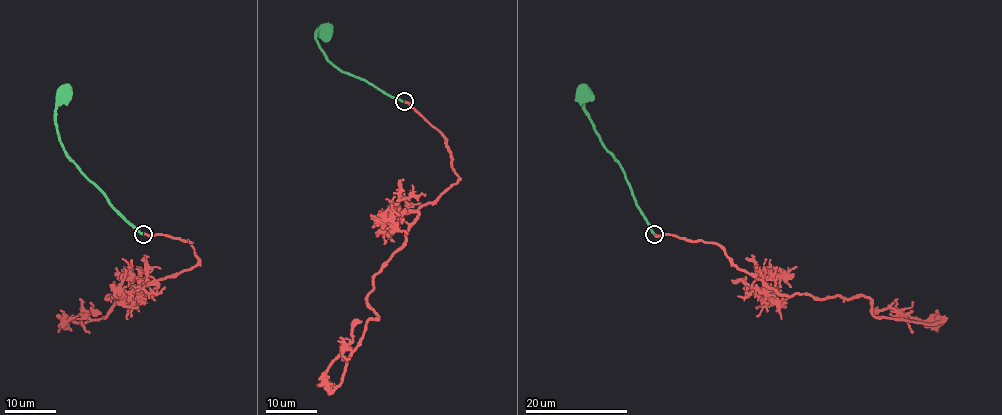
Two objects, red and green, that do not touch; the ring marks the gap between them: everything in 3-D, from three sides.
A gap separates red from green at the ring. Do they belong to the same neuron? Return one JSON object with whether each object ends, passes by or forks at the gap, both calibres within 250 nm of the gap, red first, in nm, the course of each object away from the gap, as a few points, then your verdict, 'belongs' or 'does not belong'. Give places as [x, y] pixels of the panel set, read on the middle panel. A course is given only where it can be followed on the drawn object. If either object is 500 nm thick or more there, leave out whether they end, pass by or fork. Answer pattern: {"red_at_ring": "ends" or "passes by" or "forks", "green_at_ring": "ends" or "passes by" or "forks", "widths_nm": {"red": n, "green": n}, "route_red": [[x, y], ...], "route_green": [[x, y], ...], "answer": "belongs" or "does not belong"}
{"red_at_ring": "ends", "green_at_ring": "ends", "widths_nm": {"red": 260, "green": 220}, "route_red": [[404, 101], [442, 134], [458, 179], [420, 208], [404, 243], [374, 277], [367, 305], [378, 317], [319, 385]], "route_green": [[402, 101], [369, 82], [344, 73], [325, 56], [316, 41], [316, 33], [325, 31]], "answer": "belongs"}

